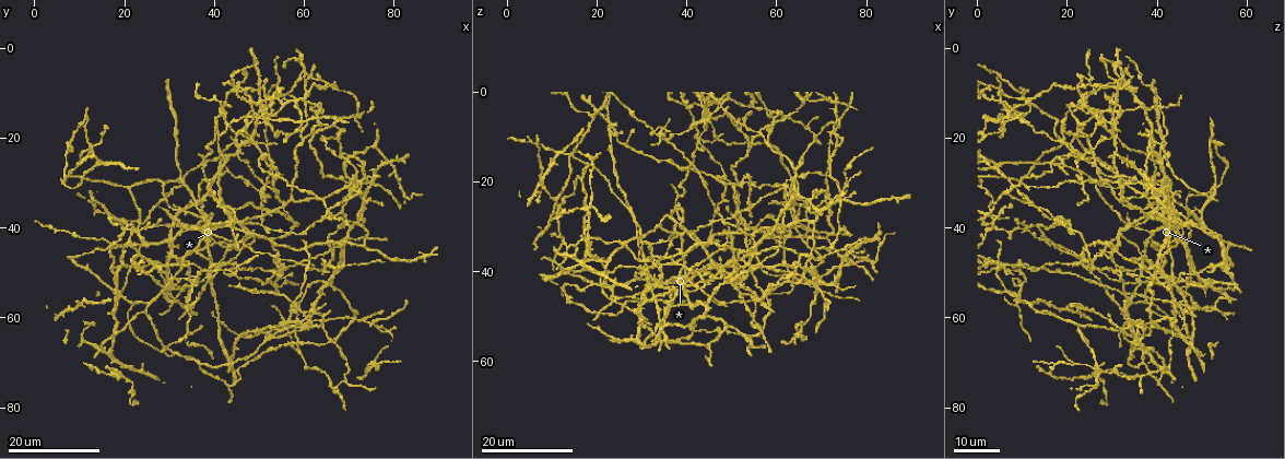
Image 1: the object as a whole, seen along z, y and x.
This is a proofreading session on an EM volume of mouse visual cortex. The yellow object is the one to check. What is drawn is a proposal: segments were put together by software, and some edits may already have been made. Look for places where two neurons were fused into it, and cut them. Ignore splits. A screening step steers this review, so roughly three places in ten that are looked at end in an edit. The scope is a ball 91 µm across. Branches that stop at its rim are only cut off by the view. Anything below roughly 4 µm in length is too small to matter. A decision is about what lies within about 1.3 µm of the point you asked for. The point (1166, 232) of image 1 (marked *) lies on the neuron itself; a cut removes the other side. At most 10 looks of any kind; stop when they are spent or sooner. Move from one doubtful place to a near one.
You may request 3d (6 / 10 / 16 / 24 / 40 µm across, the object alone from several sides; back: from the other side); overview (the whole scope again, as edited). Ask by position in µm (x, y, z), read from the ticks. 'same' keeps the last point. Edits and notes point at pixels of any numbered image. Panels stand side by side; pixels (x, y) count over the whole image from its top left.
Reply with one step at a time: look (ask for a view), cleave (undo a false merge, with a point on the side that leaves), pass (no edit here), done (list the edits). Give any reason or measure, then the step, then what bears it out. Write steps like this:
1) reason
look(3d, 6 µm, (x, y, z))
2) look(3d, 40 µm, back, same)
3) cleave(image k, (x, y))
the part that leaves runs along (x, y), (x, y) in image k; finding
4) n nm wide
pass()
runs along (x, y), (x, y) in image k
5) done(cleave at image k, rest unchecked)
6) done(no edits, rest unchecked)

four or more arms meet
look(3d, 24 µm, (75.0, 61.0, 34.5))

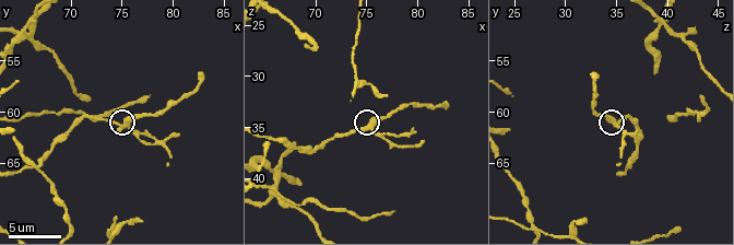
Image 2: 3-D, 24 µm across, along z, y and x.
closer look
look(3d, 6 µm, (75.4, 61.4, 35.0))

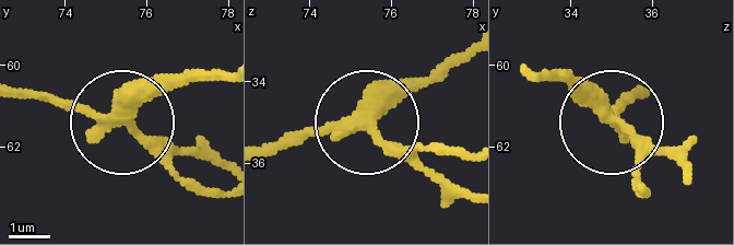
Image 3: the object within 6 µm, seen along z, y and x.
side arm 7 µm; 4 arms
pass()
all the same neuron

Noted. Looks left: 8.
three arms meet
look(3d, 16 µm, (64.5, 62.0, 22.5))

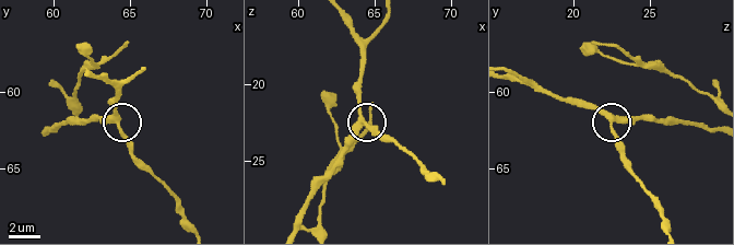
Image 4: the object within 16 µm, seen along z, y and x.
look(3d, 6 µm, (64.2, 61.8, 22.4))

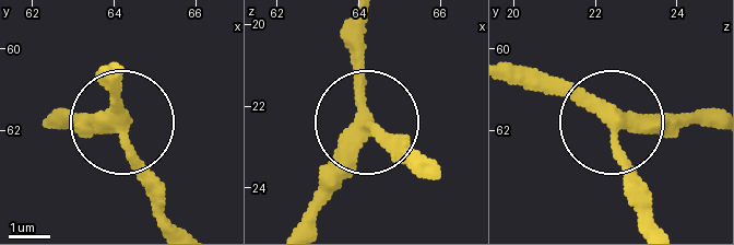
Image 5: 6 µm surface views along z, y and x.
310 nm wide
pass()
runs along (715, 128), (684, 118), (615, 121), (615, 149), (653, 222) in image 5; all the same neuron

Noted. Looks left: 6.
look(3d, 24 µm, (44.0, 38.0, 4.0))

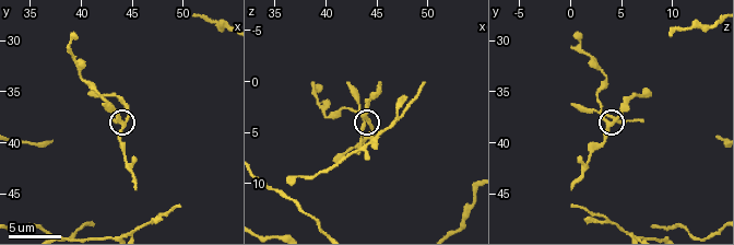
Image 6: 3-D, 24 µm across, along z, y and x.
look(3d, 6 µm, (44.0, 38.2, 3.8))

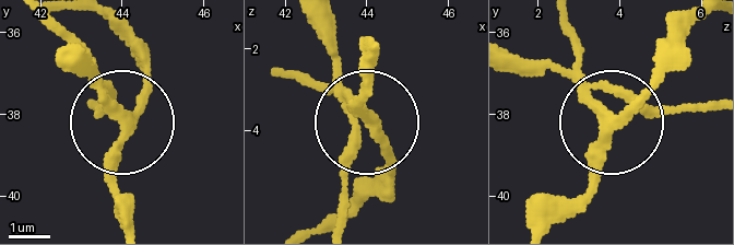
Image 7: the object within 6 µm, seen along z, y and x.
look(3d, 6 µm, back, (44.10, 38.05, 3.70))

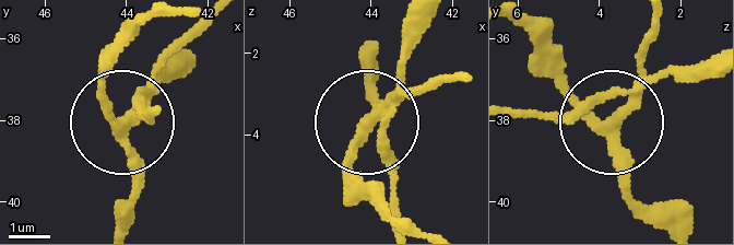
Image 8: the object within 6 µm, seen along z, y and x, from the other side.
260 nm wide
pass()
all the same neuron

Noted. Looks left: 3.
thick turns thin
look(3d, 24 µm, (64.0, 14.0, 20.0))

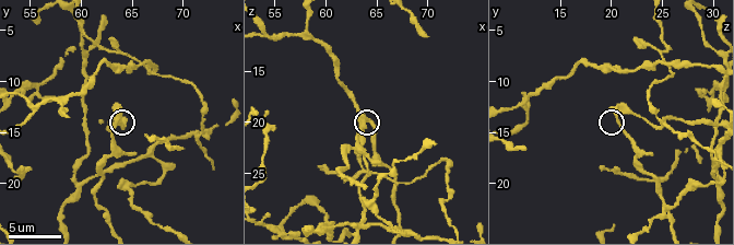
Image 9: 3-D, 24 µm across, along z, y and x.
look(3d, 6 µm, (63.2, 14.0, 20.8))

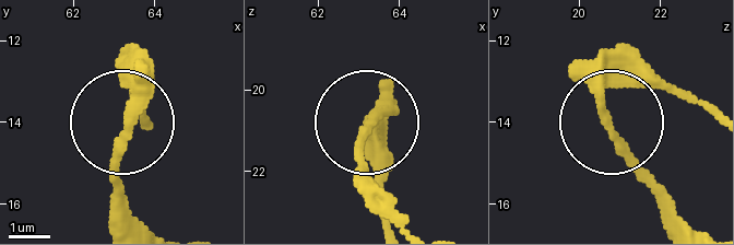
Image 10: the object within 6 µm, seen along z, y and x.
pass()
continuous, no second neuron

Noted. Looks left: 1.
done(no edits, rest unchecked)

